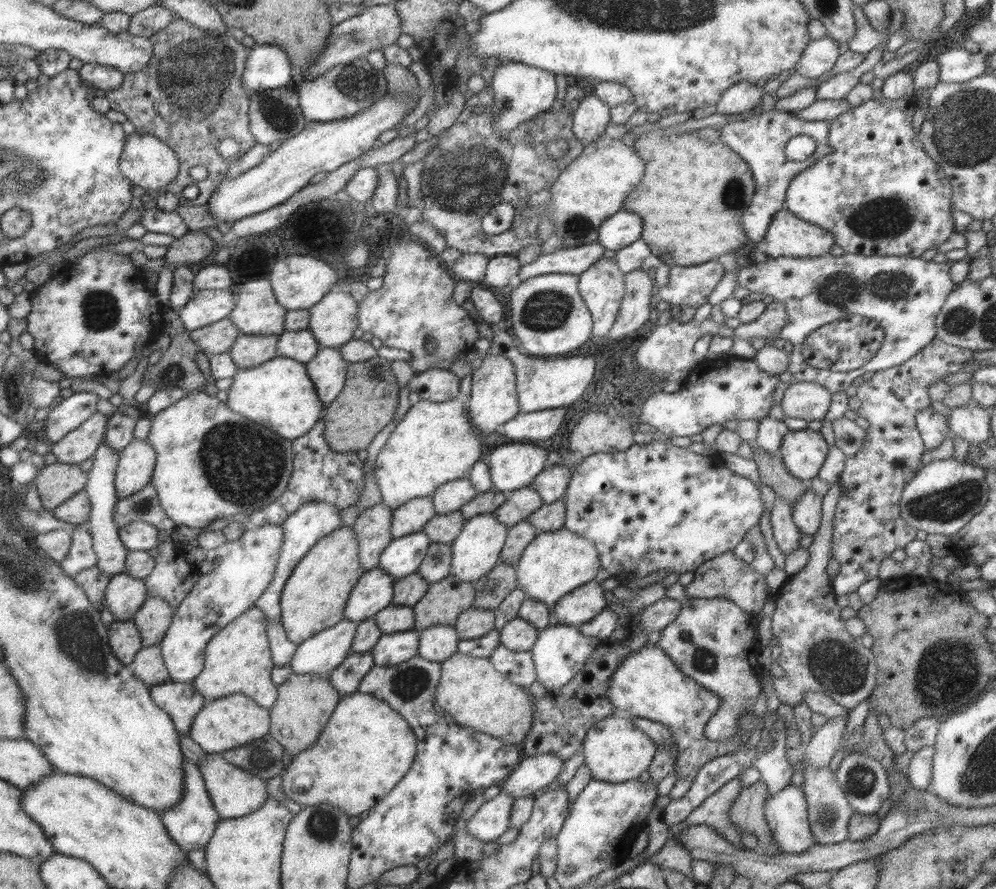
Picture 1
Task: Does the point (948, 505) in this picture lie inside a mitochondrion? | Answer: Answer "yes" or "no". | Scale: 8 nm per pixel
yes

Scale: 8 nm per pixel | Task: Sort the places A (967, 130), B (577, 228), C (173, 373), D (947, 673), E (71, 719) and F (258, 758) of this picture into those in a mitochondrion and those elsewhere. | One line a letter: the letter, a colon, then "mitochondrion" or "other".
A: mitochondrion
B: mitochondrion
C: mitochondrion
D: mitochondrion
E: other
F: mitochondrion

